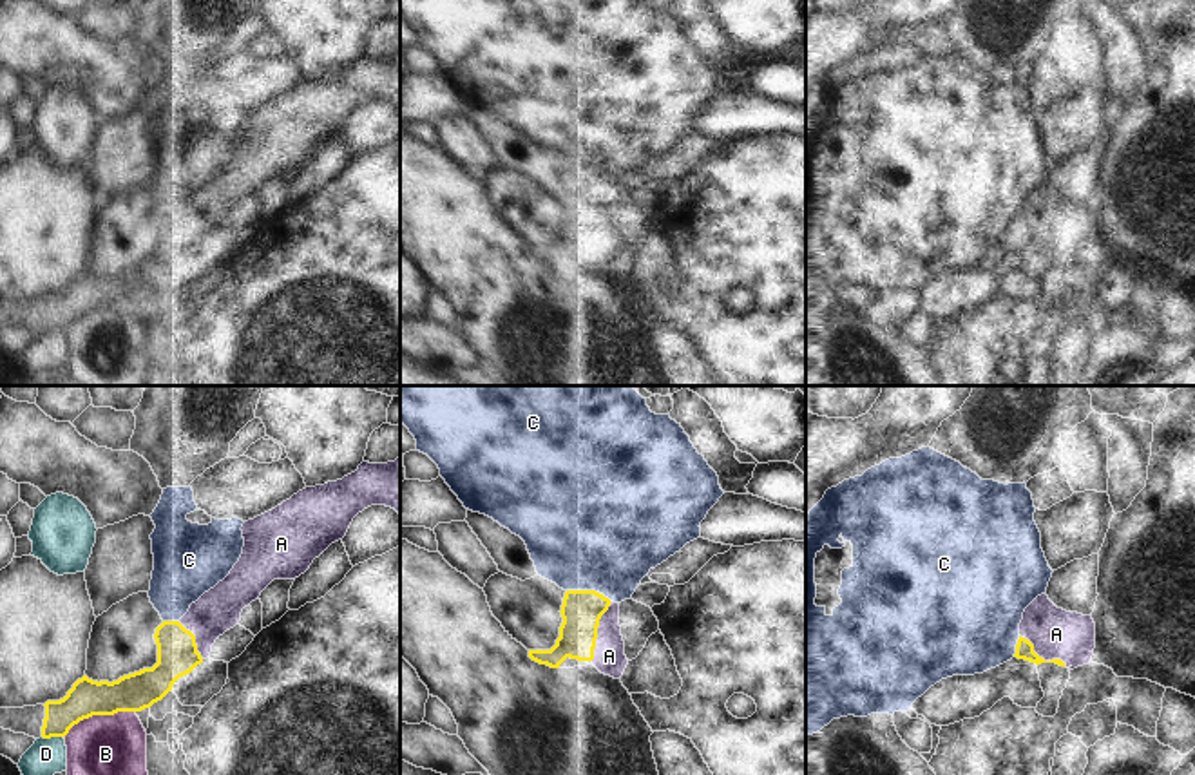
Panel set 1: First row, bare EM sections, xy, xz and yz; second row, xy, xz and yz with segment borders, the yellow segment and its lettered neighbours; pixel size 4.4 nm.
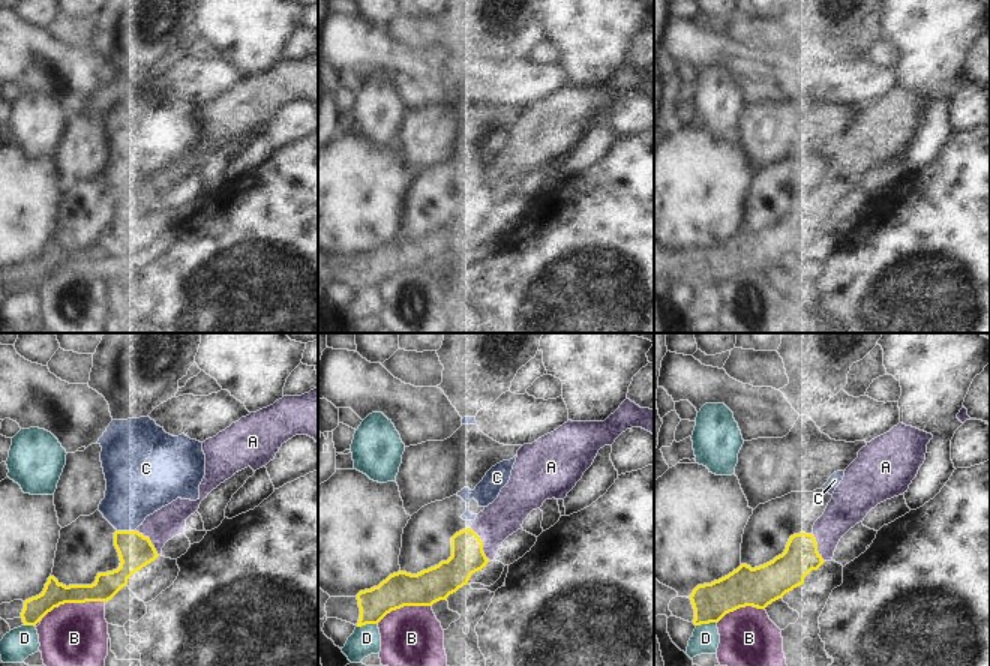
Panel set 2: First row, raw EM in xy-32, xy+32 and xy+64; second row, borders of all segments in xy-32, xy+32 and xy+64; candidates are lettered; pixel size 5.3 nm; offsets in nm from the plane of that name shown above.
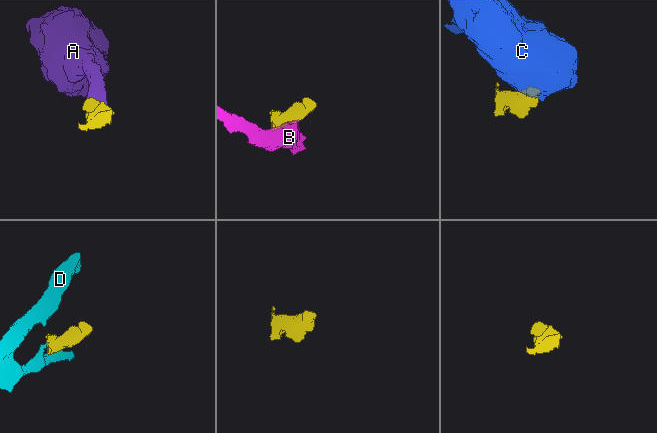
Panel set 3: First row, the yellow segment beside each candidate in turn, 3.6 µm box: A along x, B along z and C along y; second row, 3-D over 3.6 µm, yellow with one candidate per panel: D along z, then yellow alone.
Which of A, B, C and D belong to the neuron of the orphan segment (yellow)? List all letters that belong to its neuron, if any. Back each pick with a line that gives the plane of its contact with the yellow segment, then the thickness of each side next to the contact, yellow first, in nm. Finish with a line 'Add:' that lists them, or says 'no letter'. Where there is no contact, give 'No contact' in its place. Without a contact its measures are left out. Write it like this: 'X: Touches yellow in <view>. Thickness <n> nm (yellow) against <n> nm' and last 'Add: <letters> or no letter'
A: Touches yellow in xz. Thickness 180 nm (yellow) against 140 nm
Add: A.

